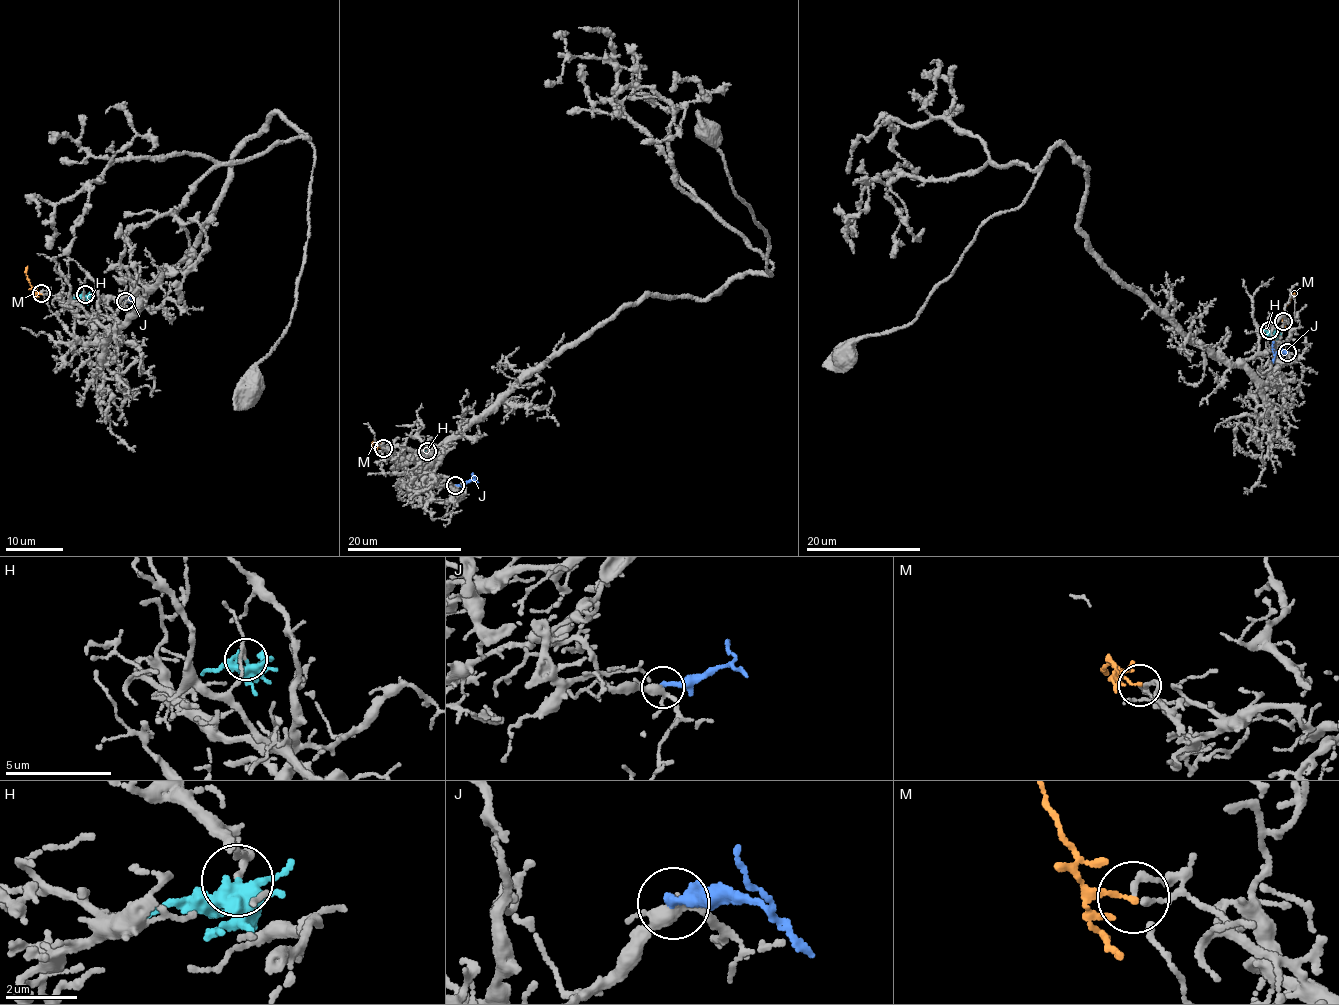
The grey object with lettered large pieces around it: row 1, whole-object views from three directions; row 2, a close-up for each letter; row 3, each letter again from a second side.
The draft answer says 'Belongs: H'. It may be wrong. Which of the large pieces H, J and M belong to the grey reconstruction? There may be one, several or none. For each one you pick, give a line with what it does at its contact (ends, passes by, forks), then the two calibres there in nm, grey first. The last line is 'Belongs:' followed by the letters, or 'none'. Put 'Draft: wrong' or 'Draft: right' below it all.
Belongs: none
Draft: wrong

